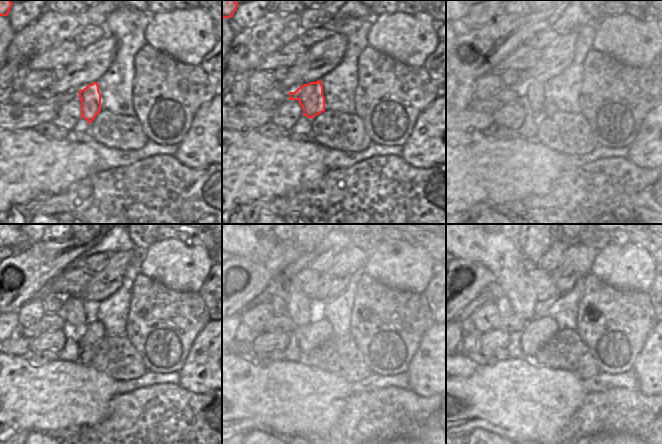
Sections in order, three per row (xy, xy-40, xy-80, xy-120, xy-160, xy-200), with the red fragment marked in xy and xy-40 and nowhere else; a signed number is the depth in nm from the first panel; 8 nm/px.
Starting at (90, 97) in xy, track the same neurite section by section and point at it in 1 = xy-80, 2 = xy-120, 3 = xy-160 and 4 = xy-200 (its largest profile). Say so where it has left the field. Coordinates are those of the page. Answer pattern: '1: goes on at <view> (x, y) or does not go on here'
1: goes on at xy-80 (531, 93)
2: goes on at xy-120 (73, 313)
3: goes on at xy-160 (299, 309)
4: goes on at xy-200 (501, 255)

